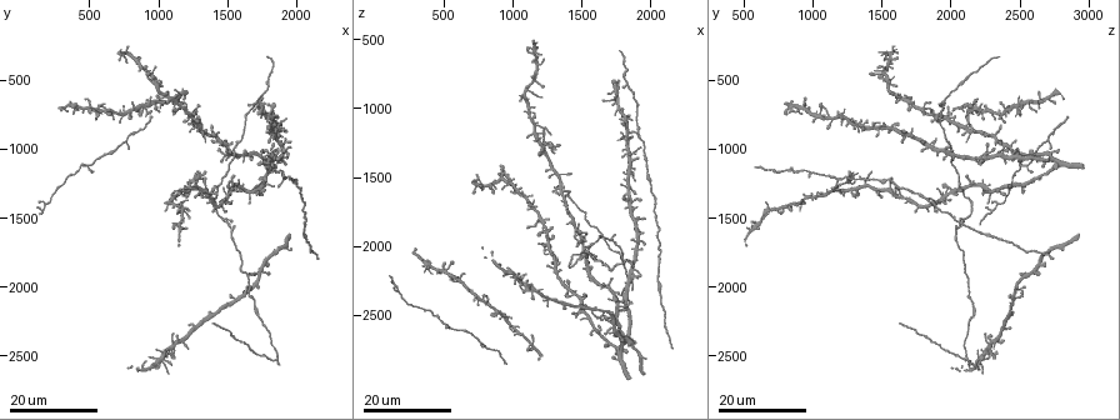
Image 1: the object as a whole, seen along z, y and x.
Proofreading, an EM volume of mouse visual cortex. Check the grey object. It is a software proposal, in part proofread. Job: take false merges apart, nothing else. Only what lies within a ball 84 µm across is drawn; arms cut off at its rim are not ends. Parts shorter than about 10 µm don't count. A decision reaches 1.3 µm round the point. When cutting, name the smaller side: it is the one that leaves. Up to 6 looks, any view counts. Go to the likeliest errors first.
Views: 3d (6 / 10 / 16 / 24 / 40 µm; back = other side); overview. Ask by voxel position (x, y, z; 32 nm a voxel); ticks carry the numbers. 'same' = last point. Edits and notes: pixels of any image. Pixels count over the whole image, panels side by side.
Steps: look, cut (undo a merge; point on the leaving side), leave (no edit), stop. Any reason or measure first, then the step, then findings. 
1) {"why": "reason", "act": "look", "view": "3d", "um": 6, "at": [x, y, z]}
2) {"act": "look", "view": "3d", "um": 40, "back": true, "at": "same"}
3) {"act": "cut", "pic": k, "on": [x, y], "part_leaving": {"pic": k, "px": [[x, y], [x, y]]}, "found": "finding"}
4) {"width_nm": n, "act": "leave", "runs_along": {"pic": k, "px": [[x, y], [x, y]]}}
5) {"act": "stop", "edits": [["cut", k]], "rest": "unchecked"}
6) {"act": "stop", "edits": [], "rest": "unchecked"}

{"why": "thin neck", "act": "look", "view": "3d", "um": 16, "at": [1840, 1180, 840]}

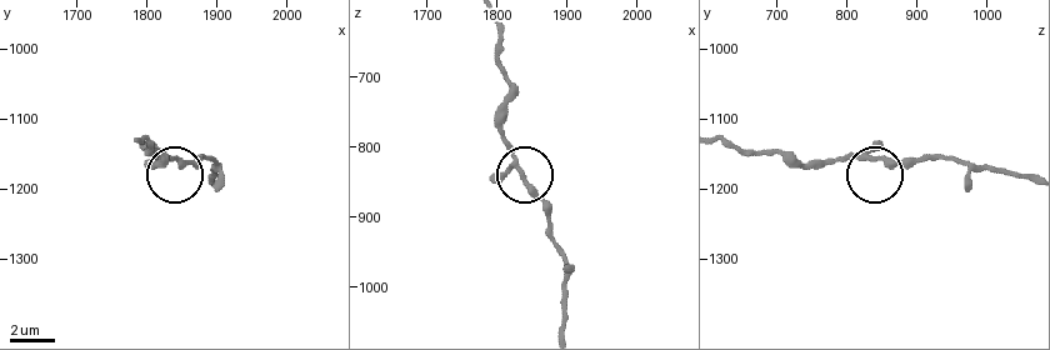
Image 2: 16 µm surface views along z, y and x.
{"why": "zoom in", "act": "look", "view": "3d", "um": 10, "at": [1835, 1155, 845]}

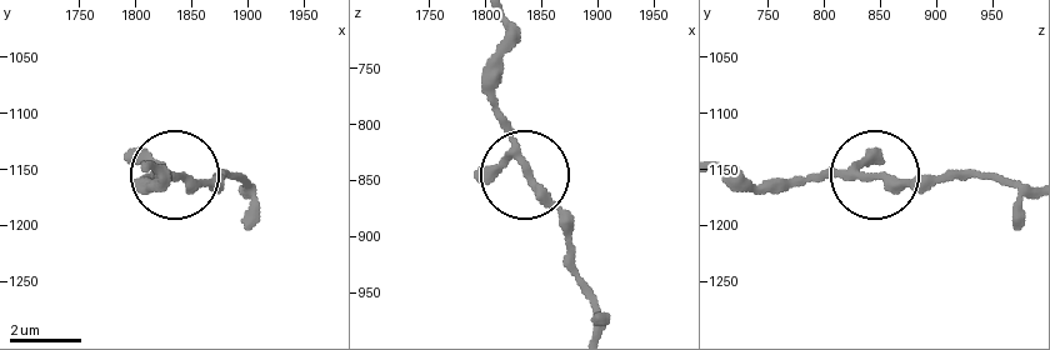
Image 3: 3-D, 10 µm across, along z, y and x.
{"width_nm": 210, "act": "leave", "runs_along": {"pic": 3, "px": [[1021, 189], [976, 174], [896, 183], [800, 174]]}, "found": "continuous, no second cell"}

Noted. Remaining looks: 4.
{"why": "four-way junction", "act": "look", "view": "3d", "um": 24, "at": [1880, 980, 1840]}

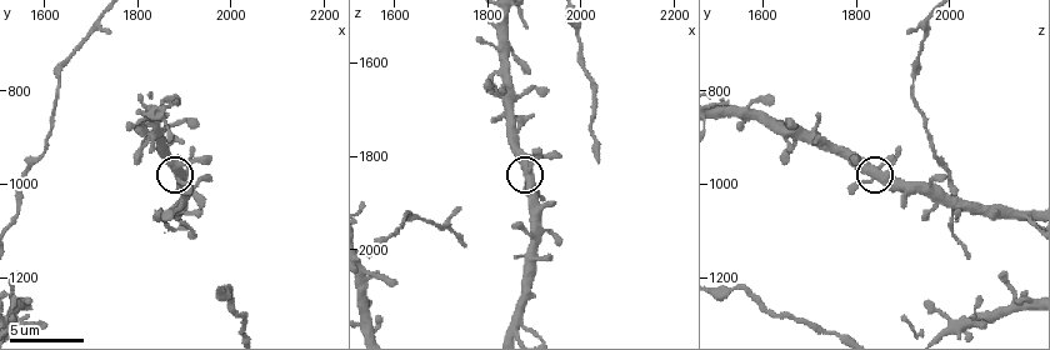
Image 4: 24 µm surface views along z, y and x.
{"act": "look", "view": "3d", "um": 6, "at": [1885, 980, 1830]}

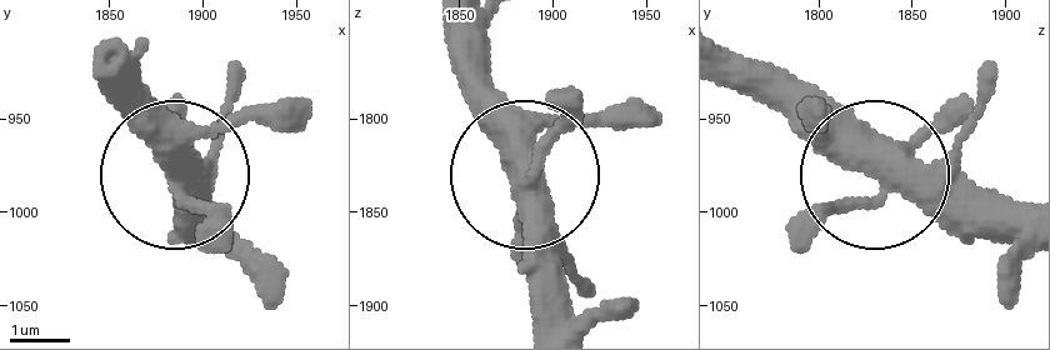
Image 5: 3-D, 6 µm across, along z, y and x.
{"why": "from behind", "act": "look", "view": "3d", "um": 6, "back": true, "at": [1888, 982, 1834]}

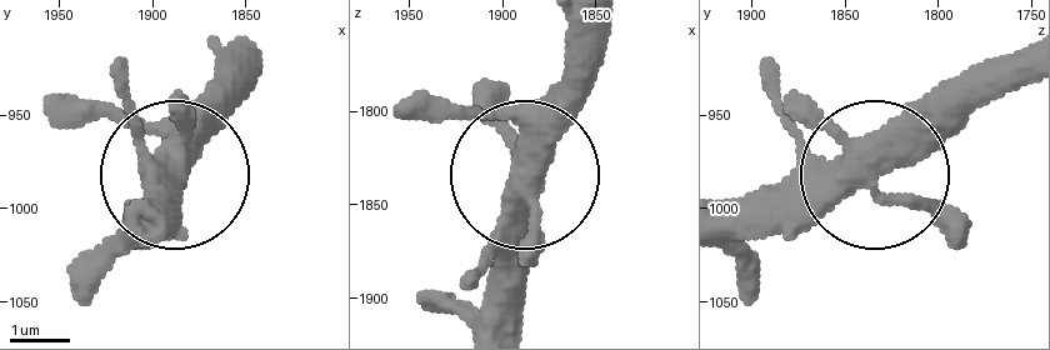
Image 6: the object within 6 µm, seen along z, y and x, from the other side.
{"width_nm": 420, "act": "leave", "found": "one cell here"}

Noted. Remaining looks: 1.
{"act": "stop", "edits": [], "rest": "unchecked"}

